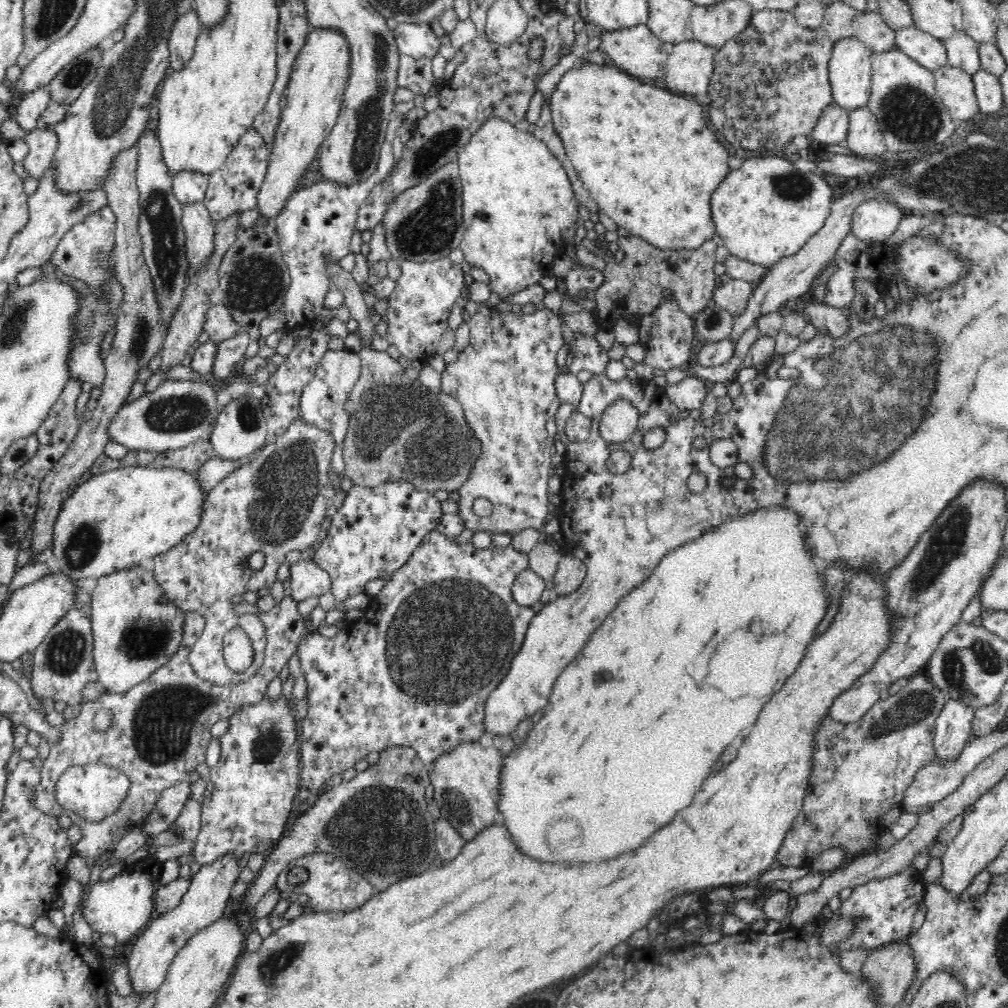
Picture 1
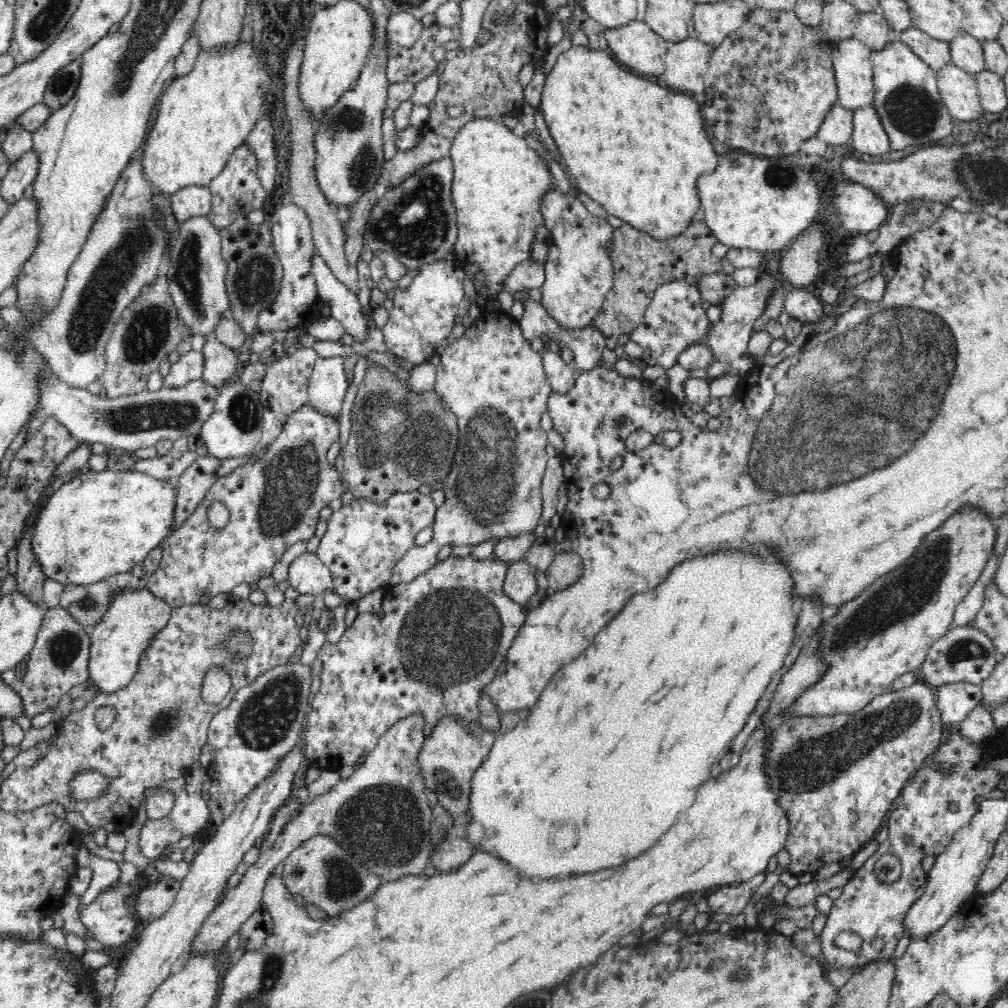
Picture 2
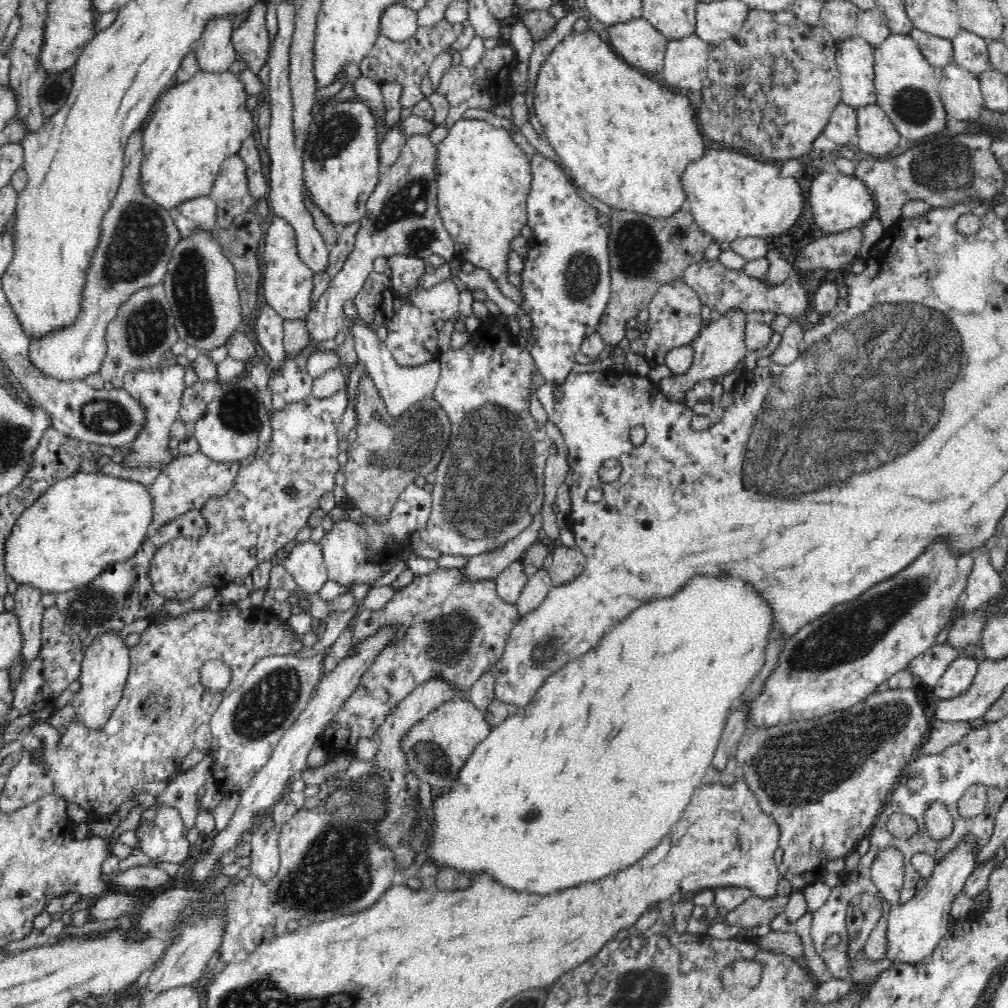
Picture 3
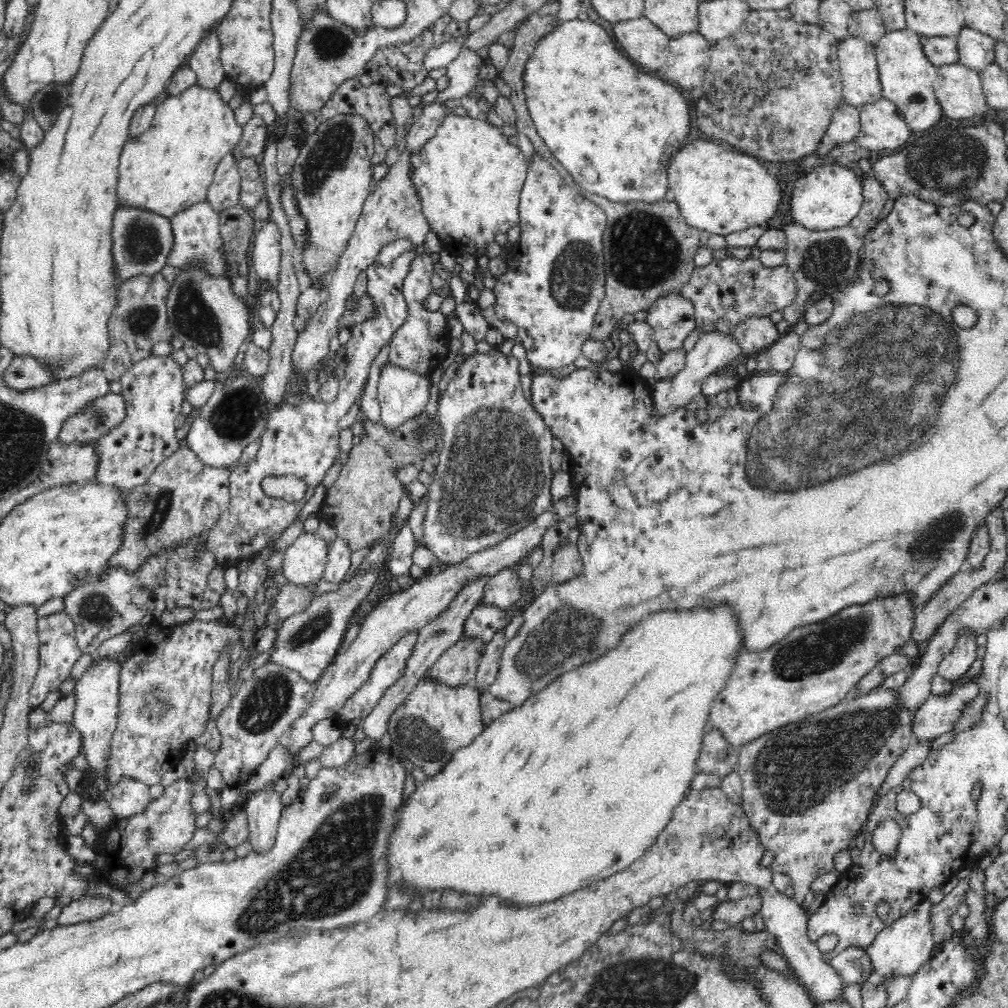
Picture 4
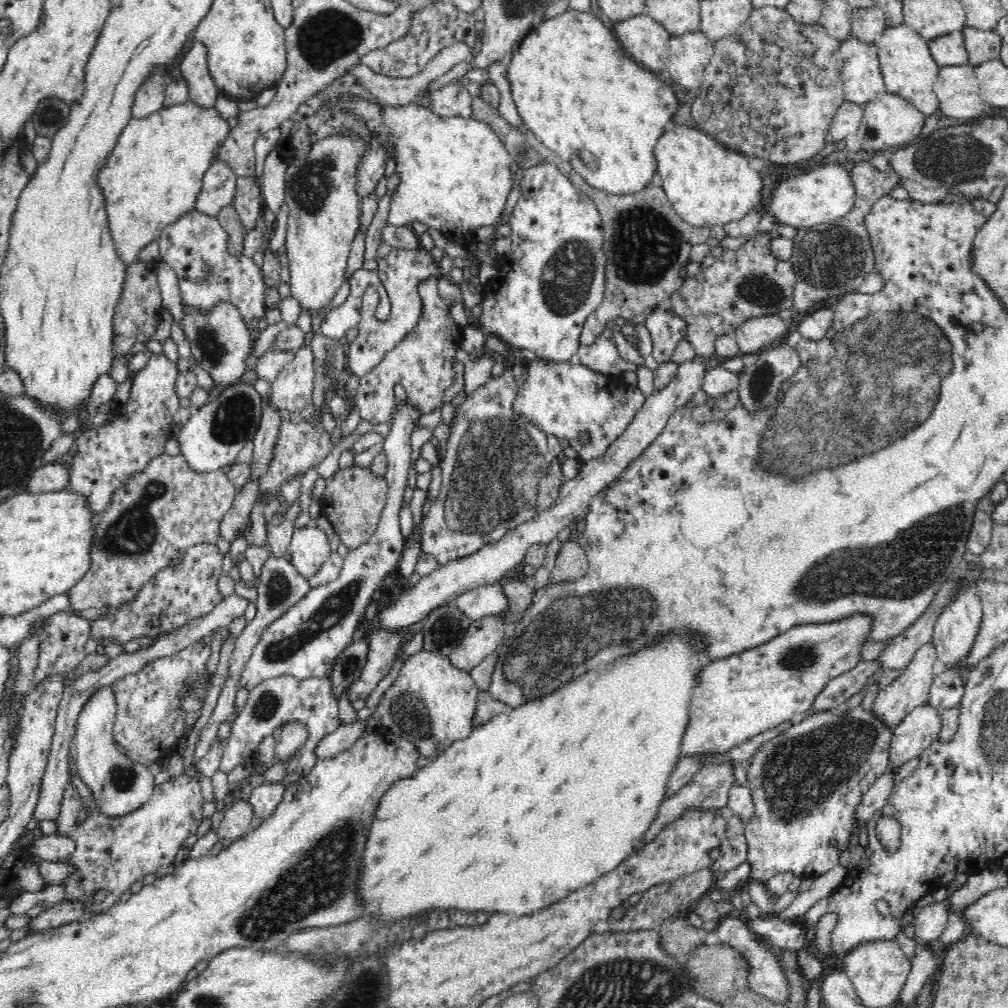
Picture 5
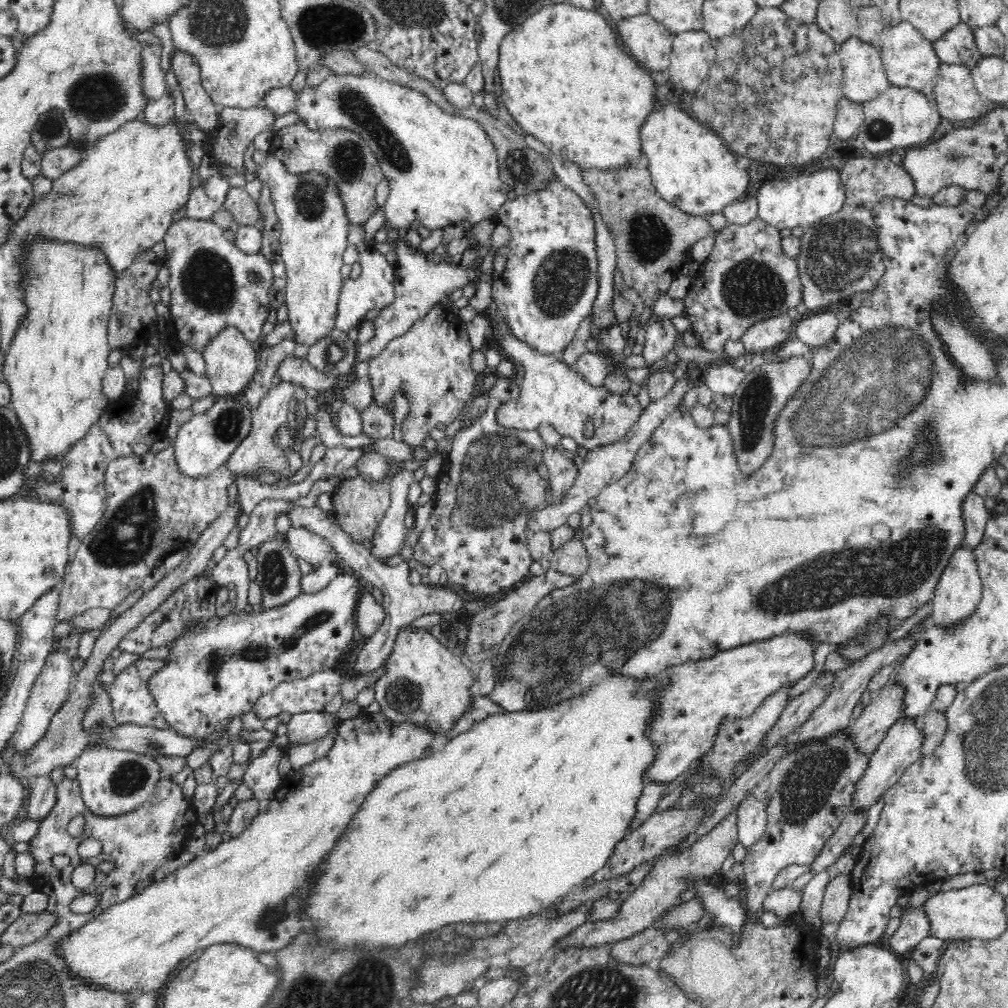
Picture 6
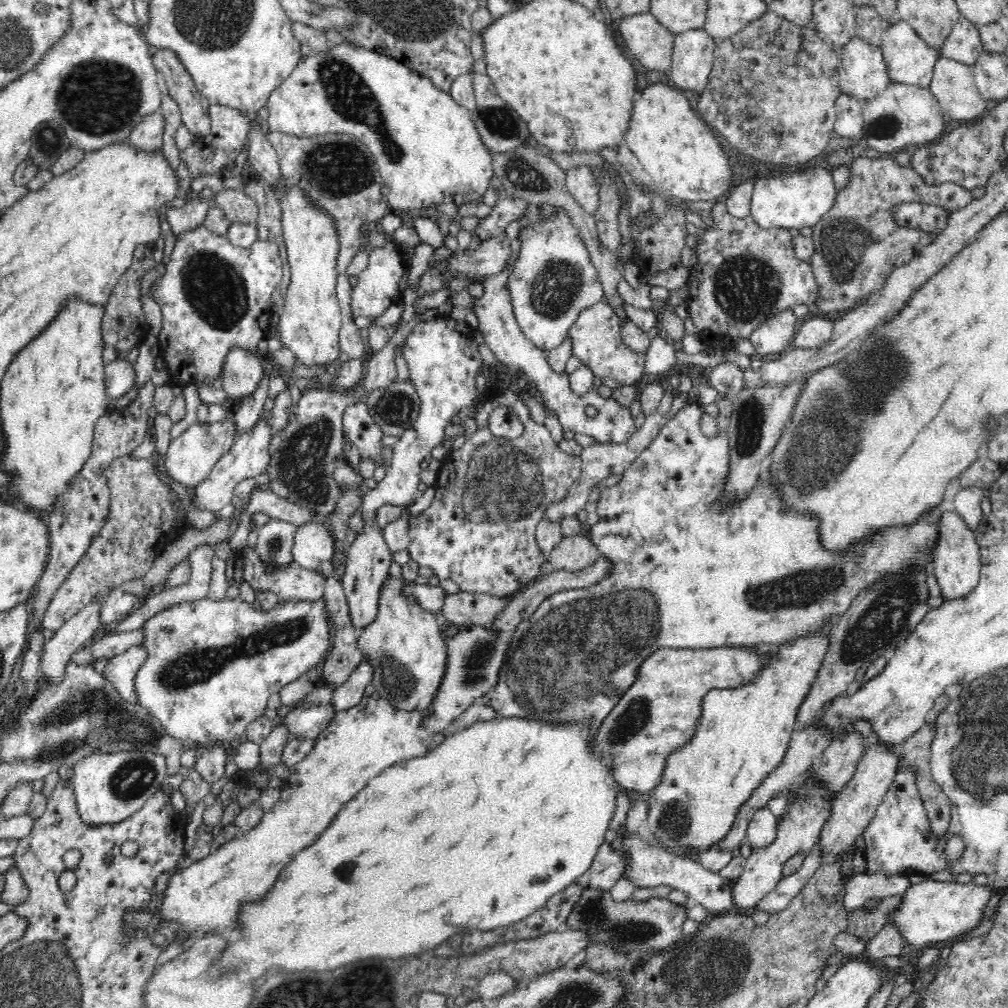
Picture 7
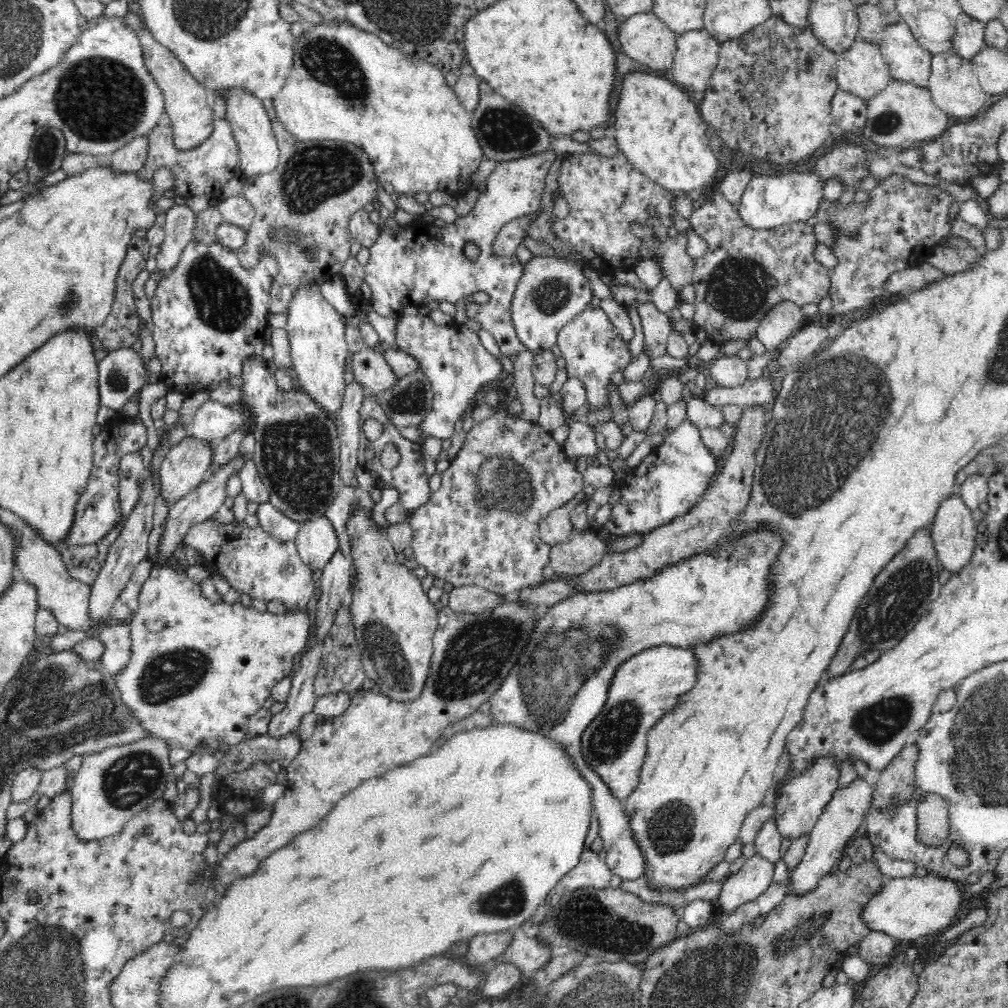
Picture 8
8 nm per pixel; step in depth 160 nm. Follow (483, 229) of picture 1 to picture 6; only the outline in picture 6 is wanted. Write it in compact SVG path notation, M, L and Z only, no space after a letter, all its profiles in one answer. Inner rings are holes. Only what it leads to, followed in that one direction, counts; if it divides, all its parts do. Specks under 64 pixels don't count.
M366 70L364 74L330 71L322 82L314 86L304 84L300 90L294 90L288 84L270 90L265 101L273 122L288 114L296 114L302 125L312 132L343 129L358 134L366 142L375 154L382 176L388 180L390 188L383 205L383 228L396 228L404 232L415 219L429 230L456 226L465 220L474 225L486 218L495 220L500 206L508 200L506 194L509 190L500 180L494 145L478 122L454 112L444 112L424 92L394 80L386 80L372 70Z

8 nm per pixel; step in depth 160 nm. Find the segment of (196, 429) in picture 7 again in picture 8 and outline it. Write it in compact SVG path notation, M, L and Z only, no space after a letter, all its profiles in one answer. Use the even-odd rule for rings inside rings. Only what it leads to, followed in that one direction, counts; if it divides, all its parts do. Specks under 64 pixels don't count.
M191 435L172 446L162 460L158 476L160 498L171 504L194 490L207 477L213 450Z

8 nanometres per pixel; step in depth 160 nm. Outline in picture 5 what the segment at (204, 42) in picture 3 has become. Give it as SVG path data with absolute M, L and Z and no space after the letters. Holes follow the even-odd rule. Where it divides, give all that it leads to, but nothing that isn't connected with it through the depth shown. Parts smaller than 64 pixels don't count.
M194 42L178 62L178 74L188 86L189 101L202 111L215 109L220 93L208 73L207 49L201 42Z

